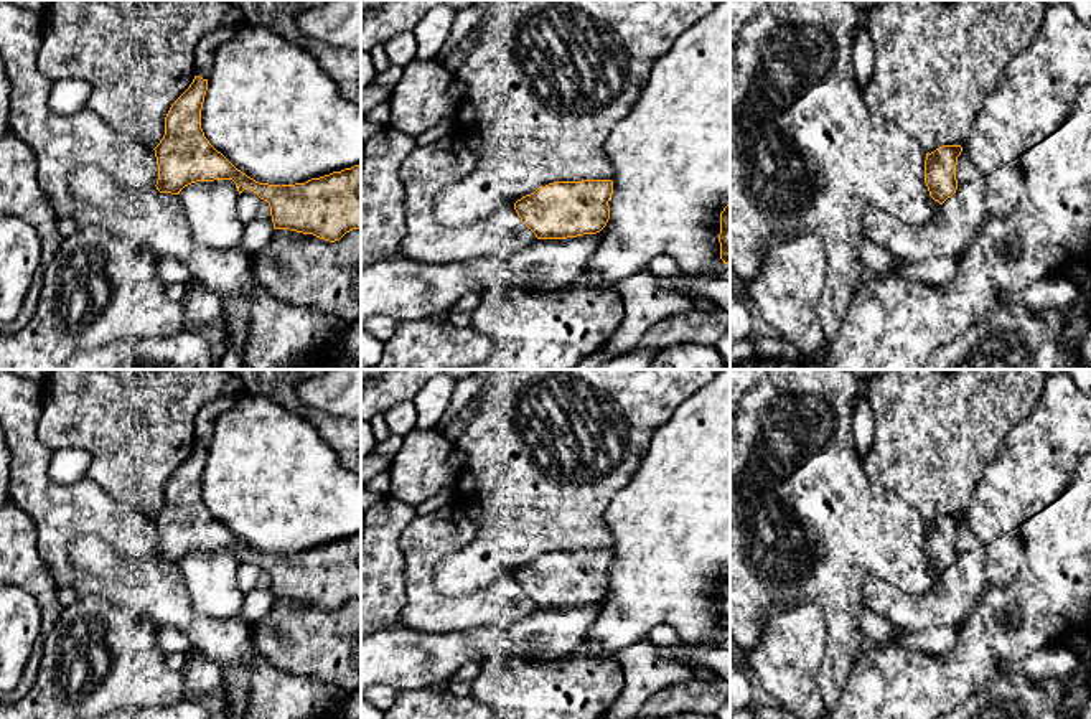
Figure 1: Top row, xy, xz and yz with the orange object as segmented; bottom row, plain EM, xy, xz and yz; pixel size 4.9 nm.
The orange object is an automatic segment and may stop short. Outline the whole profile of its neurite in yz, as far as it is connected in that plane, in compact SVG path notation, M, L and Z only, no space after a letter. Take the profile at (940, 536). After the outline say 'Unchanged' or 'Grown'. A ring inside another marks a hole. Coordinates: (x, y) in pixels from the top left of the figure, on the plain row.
M943 515L925 529L925 552L929 566L943 574L958 559L956 534L961 524L961 515Z. Unchanged

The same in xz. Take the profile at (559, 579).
M611 549L554 551L514 572L537 609L600 602L610 589Z. Unchanged

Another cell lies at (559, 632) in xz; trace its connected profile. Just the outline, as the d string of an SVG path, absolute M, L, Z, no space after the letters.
M598 602L567 609L537 609L506 630L514 645L536 641L539 656L554 661L578 653L598 612Z

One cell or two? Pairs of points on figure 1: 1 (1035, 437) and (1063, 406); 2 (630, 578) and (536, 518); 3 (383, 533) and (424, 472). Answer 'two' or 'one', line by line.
1: one
2: two
3: two

